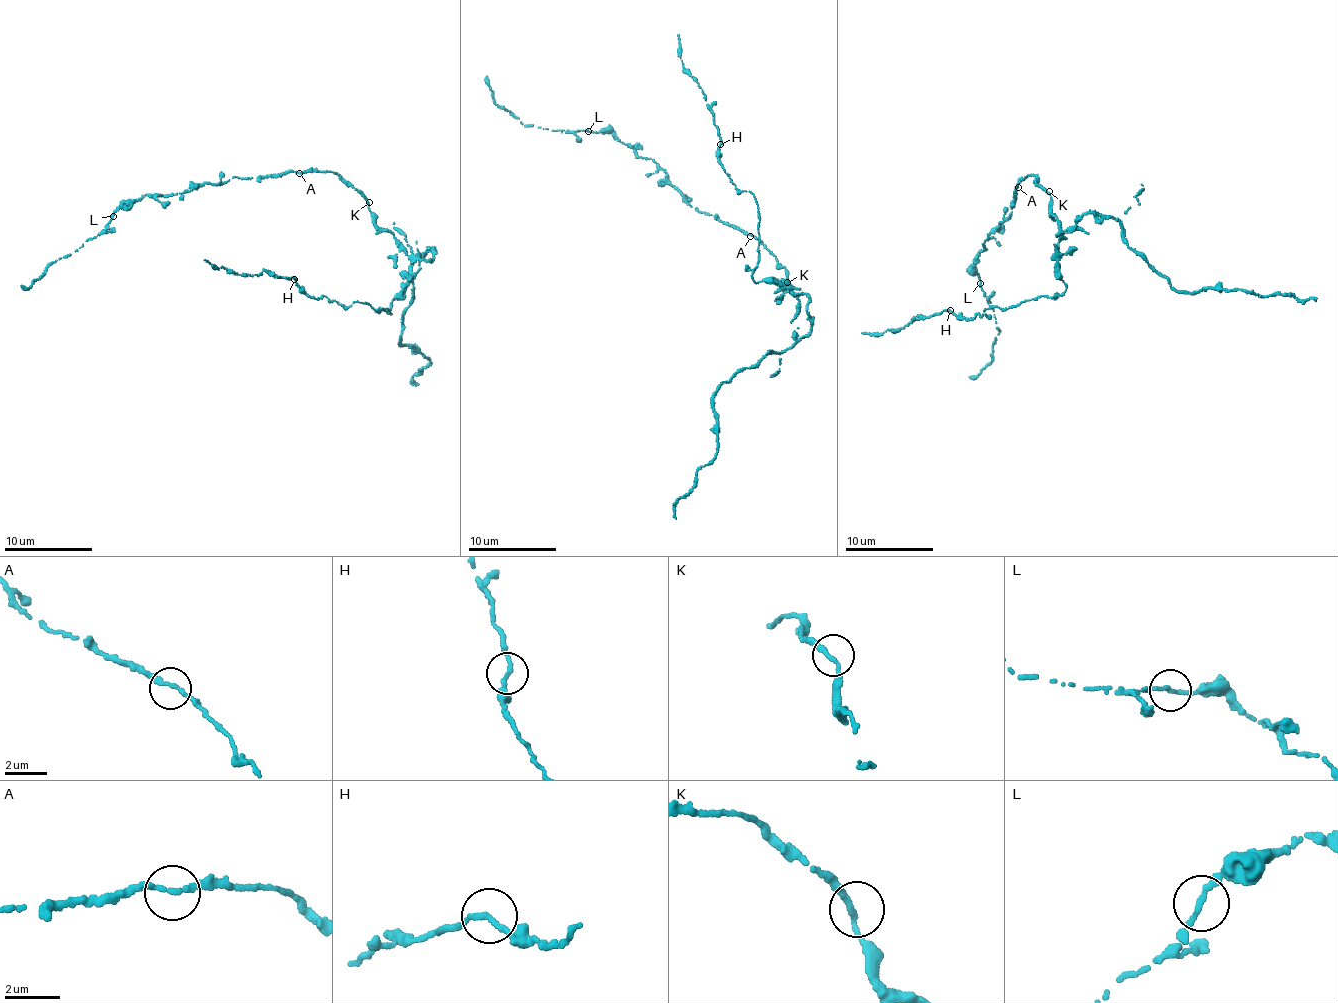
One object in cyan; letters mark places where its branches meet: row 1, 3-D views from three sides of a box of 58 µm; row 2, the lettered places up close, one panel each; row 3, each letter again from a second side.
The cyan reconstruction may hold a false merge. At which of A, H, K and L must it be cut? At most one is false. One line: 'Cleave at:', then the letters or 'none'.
Cleave at: none

